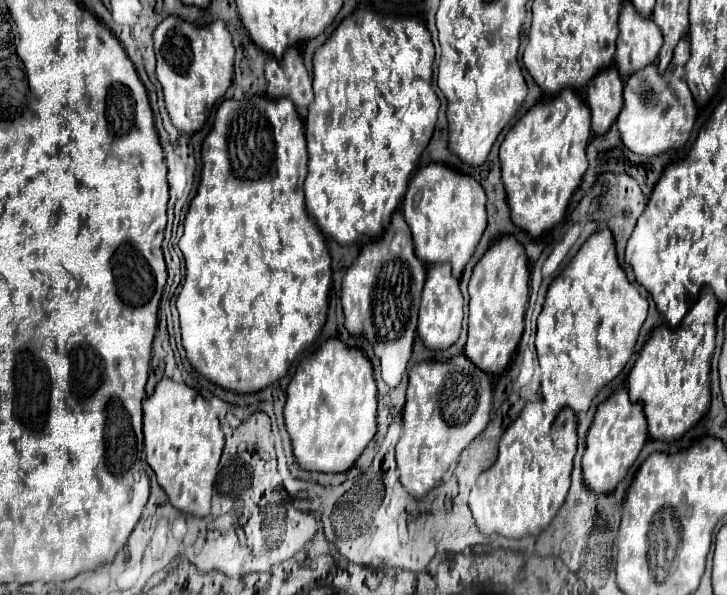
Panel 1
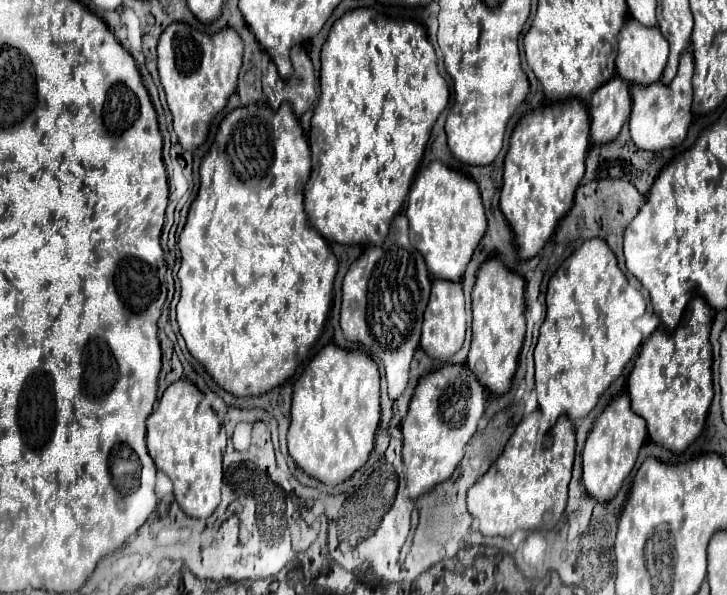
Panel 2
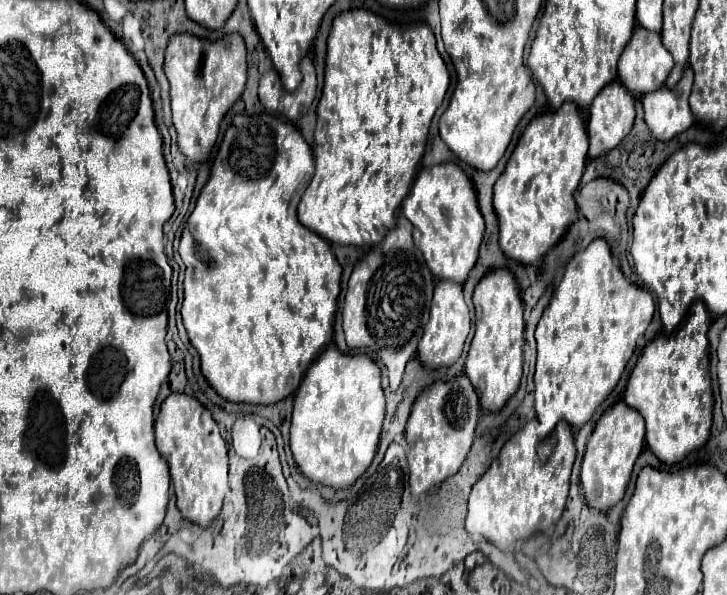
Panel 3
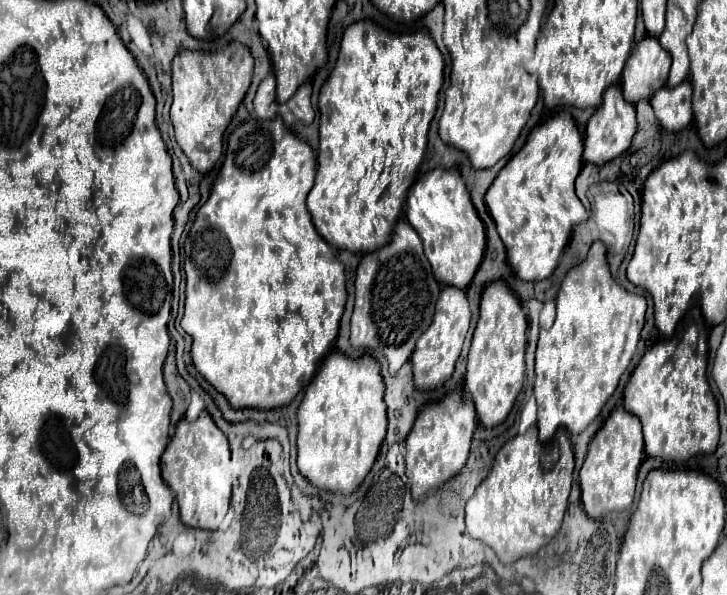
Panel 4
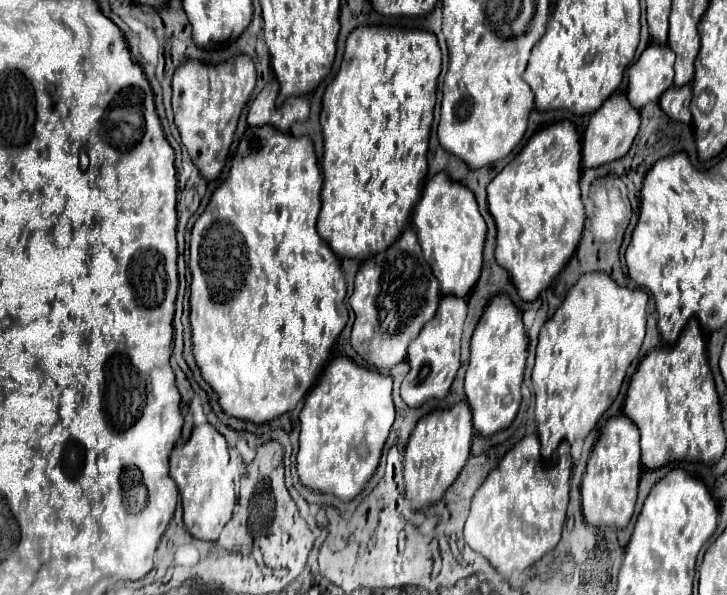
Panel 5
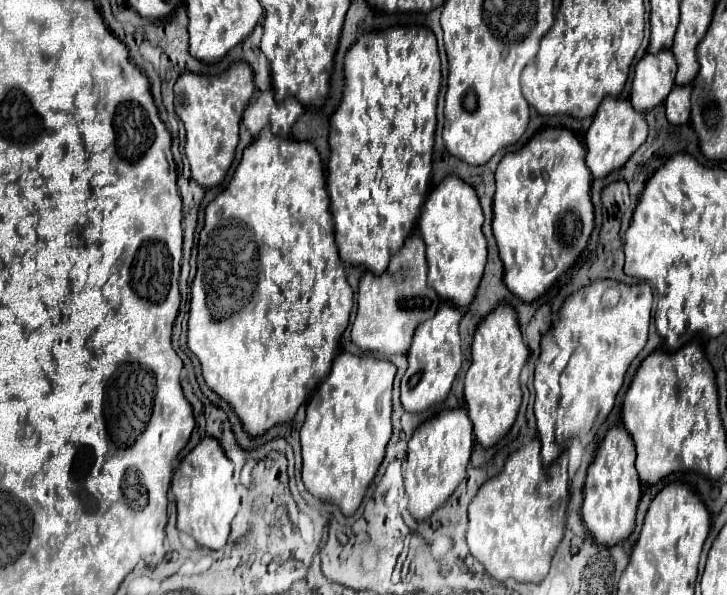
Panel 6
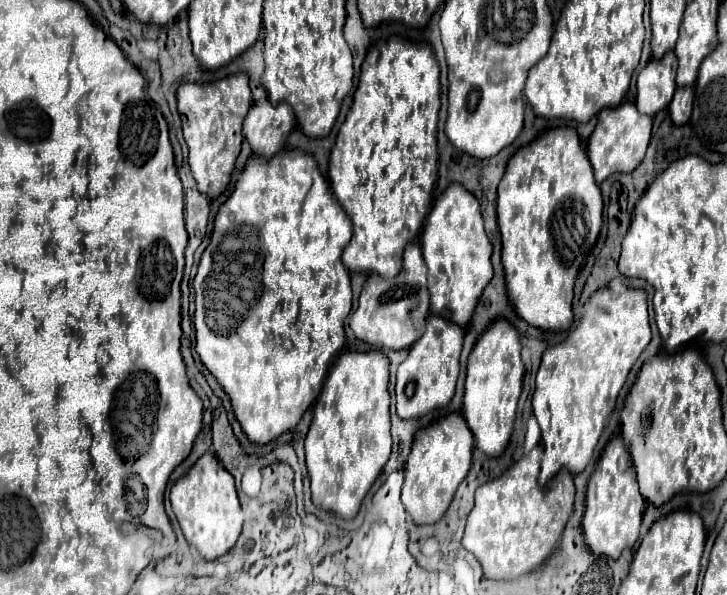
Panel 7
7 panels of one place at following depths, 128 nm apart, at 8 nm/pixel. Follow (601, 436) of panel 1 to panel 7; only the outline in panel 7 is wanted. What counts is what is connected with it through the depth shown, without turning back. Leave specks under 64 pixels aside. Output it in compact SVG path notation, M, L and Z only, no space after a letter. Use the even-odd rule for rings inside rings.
M614 436L606 444L594 468L594 474L590 476L590 482L588 482L586 512L582 518L582 528L584 528L586 544L596 556L618 558L622 550L632 548L638 540L646 500L640 496L636 488L636 476L632 472L632 456L628 456L626 452L628 450L624 448L622 438Z

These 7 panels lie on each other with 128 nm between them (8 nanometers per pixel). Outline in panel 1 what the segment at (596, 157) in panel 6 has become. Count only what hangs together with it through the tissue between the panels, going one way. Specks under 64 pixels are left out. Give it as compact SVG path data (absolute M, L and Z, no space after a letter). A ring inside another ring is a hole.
M604 68L588 82L588 106L592 112L592 132L604 134L622 110L624 80L614 68Z

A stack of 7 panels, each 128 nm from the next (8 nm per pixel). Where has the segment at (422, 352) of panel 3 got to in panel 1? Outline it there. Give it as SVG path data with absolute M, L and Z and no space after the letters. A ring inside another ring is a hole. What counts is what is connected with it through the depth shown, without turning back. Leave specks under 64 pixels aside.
M430 264L426 268L426 284L422 292L420 312L418 312L418 336L424 340L428 348L444 350L452 346L462 328L462 294L458 288L458 280L452 276L448 264Z

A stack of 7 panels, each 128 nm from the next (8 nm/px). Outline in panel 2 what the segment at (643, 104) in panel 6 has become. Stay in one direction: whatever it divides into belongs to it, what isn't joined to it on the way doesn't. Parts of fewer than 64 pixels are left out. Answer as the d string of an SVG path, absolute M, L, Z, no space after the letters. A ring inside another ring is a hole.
M628 18L620 38L618 38L618 56L616 56L616 74L630 84L652 84L660 80L664 64L668 60L668 42L656 26L642 26L634 18Z

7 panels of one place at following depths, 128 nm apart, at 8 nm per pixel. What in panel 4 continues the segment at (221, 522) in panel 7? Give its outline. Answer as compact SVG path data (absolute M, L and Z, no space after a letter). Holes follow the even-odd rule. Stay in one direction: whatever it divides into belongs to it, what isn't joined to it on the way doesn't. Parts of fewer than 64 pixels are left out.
M204 410L190 422L182 416L174 426L174 436L170 438L162 454L162 478L176 492L180 506L180 520L192 528L216 530L230 508L232 474L230 474L230 448L226 434L214 424L212 416Z

